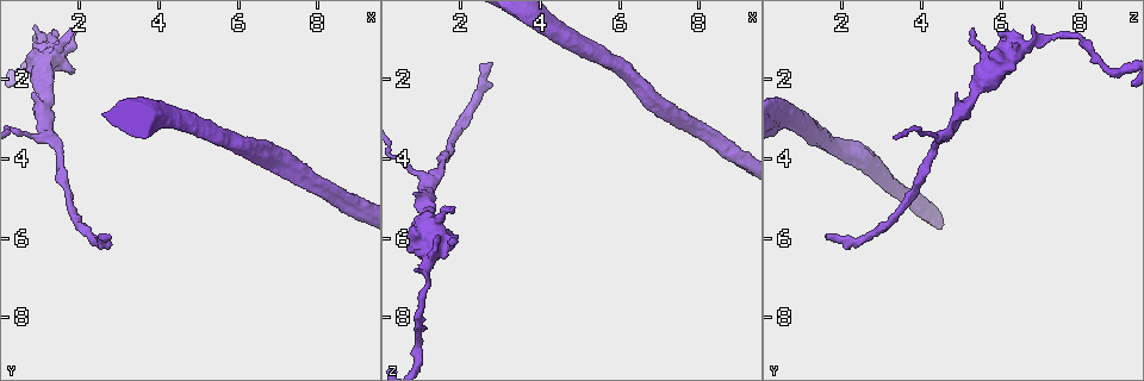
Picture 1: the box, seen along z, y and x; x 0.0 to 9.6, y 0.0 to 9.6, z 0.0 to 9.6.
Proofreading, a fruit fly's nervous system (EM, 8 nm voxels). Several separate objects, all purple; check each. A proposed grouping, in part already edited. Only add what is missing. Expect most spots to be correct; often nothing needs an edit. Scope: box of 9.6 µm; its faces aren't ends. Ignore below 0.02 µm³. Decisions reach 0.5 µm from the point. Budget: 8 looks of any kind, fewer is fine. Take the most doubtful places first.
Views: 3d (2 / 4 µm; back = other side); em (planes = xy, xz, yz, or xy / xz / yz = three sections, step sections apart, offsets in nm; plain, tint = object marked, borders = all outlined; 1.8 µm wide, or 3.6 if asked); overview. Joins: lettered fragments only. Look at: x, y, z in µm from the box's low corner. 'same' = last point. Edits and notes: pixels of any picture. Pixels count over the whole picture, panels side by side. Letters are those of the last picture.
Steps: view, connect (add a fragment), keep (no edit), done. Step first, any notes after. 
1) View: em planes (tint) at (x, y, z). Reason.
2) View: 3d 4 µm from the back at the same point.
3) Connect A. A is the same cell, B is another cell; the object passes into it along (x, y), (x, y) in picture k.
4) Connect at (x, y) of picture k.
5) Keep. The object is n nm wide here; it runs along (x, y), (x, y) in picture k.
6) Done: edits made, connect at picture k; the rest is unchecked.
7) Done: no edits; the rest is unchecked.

View: 3d 4 µm at (2.80, 5.95, 1.65). Branch stops here.

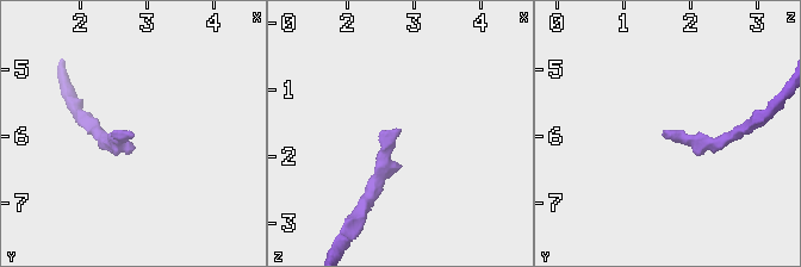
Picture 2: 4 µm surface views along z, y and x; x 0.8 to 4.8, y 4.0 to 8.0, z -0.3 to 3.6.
View: em yz step 16 (borders) at (2.80, 6.00, 1.60). Now the EM.

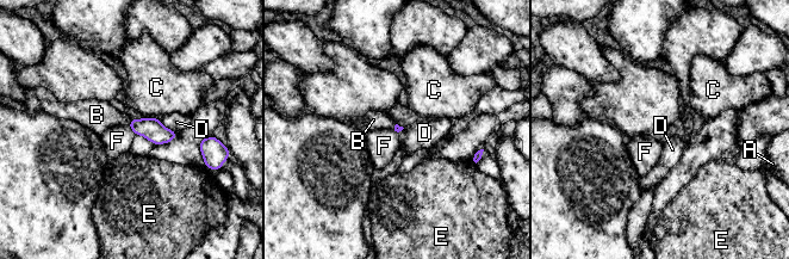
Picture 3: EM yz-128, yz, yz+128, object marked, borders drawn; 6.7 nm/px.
Connect B. B is the same cell, A, C, D, E and F are other cells; the object passes into it along (151, 129), (130, 122), (97, 115) in picture 3; it goes on there.

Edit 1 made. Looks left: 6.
View: 3d 4 µm at (0.90, 0.65, 6.85). An open end.

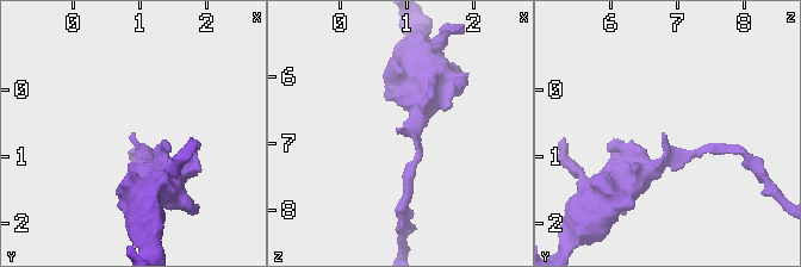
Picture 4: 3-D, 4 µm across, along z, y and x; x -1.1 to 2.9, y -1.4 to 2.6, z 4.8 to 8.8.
View: em yz step 8 (tint) at (0.90, 0.65, 6.75).

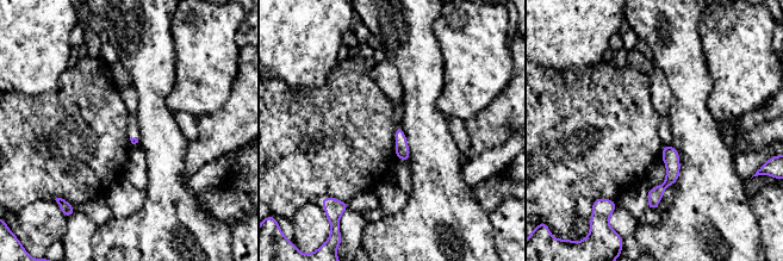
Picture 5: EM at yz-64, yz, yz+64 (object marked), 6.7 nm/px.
View: em planes (borders) at the same point.

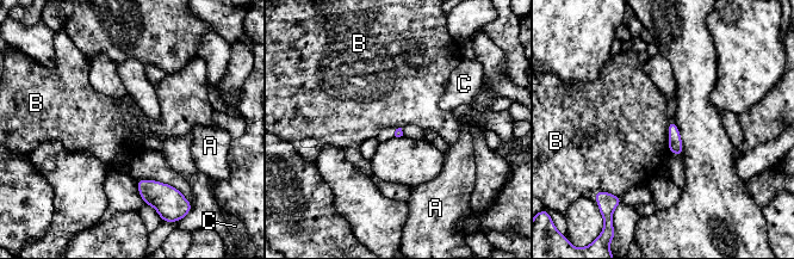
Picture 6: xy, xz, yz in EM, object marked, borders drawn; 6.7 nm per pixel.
Keep. A, B and C are other cells; a border runs along (667, 143), (670, 153) in picture 6; no lettered fragment goes on from it.

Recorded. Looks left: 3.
View: em xy step 8 (tint) at (1.10, 2.20, 5.50). Calibre changes.

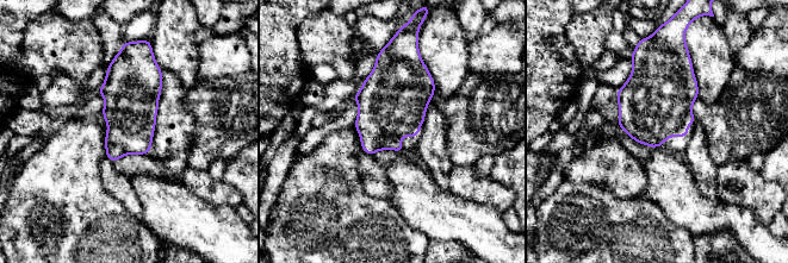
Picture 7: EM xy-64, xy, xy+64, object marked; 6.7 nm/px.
View: em planes (borders) at the same point.

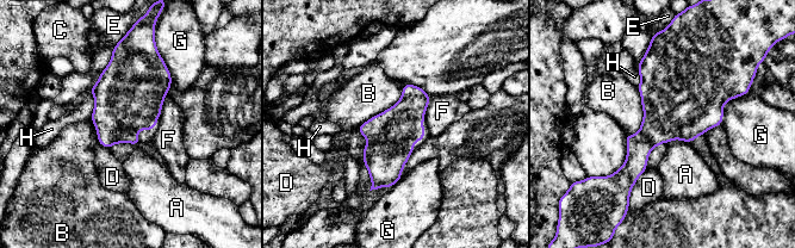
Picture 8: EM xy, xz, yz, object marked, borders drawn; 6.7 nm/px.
Keep. The object is 340 nm wide here; A, B, C, D, E, F, G and H are other cells; no lettered fragment goes on from it.

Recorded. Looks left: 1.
Done: edits made, connect at picture 3; the rest is unchecked.

